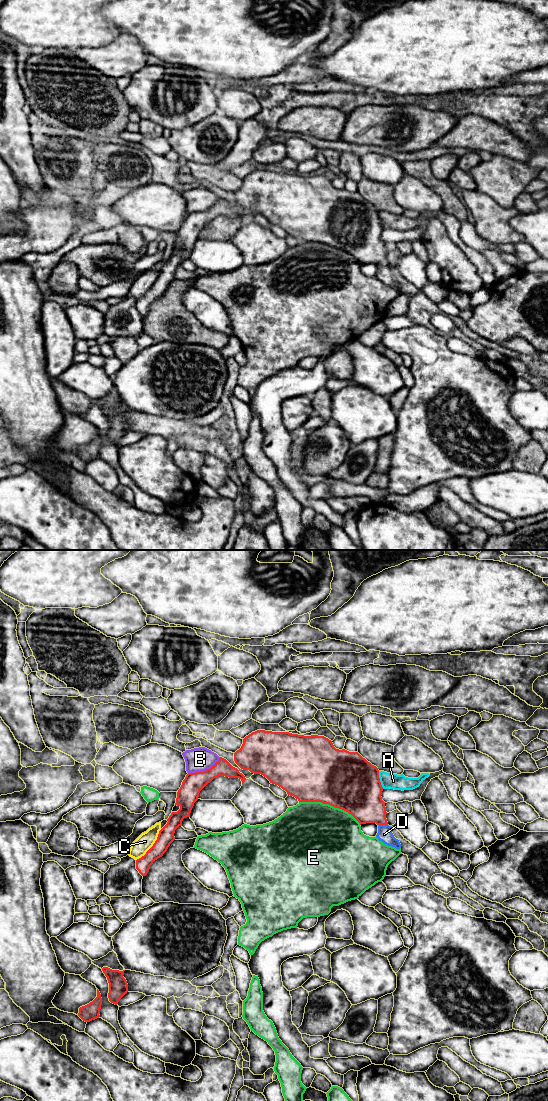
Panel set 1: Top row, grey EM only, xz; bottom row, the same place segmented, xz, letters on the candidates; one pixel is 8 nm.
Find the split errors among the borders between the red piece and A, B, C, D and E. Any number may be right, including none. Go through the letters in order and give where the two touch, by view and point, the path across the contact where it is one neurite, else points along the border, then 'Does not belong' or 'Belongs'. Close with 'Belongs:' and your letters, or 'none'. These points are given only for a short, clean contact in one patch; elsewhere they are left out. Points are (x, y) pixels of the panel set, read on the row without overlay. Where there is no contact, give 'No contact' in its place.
A: Touches red at xz (379, 220). Does not belong
B: Touches red at xz (205, 210). Does not belong
C: Touches red at xz (152, 286). Does not belong
D: Touches red at xz (382, 264). Path across: xz (362, 240), (379, 257), (382, 264), (384, 274). Belongs
E: Touches red at xz (330, 244). Does not belong
Belongs: D

